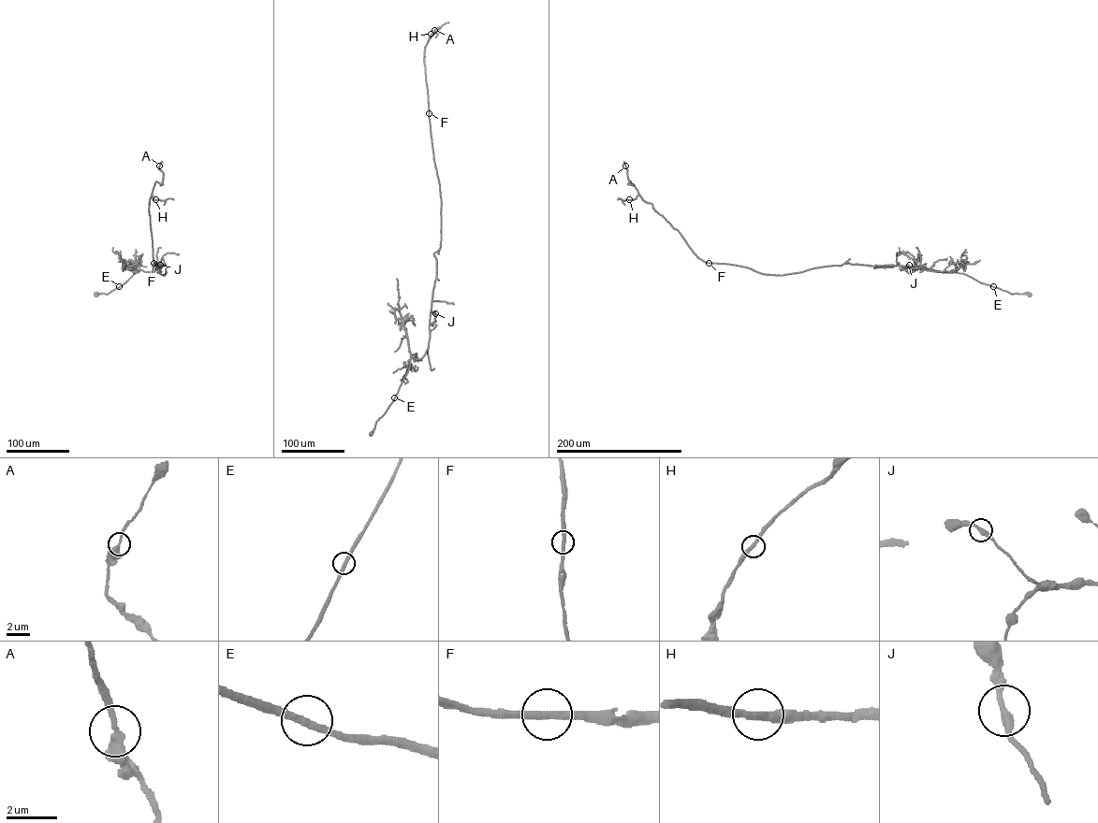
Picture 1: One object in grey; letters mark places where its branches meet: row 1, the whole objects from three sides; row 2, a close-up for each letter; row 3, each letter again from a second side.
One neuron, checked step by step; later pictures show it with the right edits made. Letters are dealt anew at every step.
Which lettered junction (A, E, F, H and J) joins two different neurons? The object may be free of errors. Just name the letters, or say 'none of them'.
none of them

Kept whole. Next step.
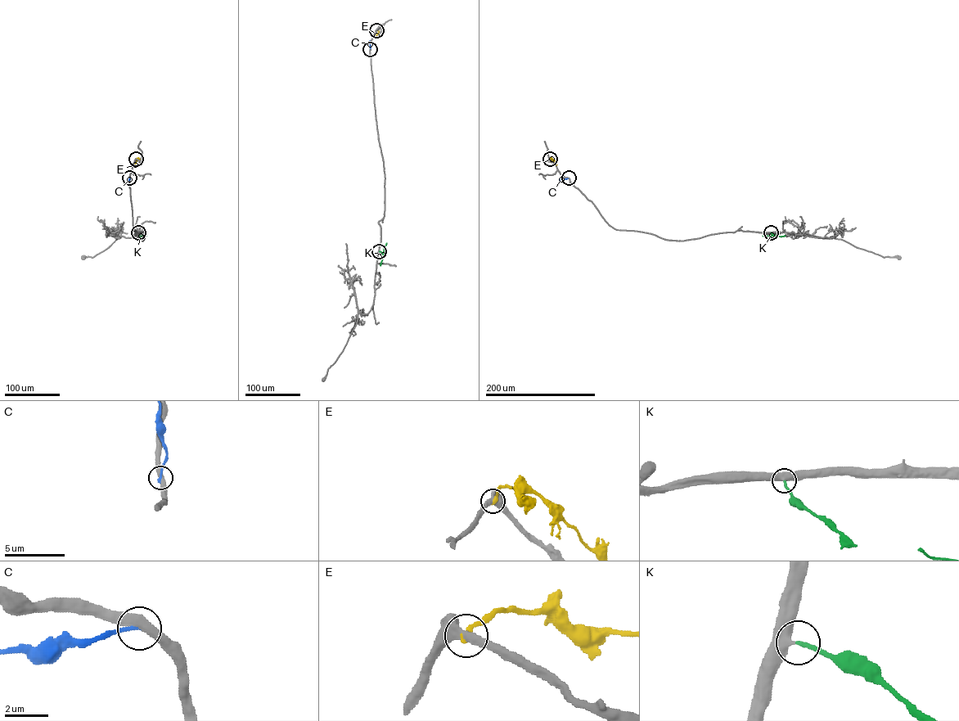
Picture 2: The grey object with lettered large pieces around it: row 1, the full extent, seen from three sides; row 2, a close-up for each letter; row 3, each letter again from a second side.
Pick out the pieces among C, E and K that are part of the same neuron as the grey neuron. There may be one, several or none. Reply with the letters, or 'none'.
K

